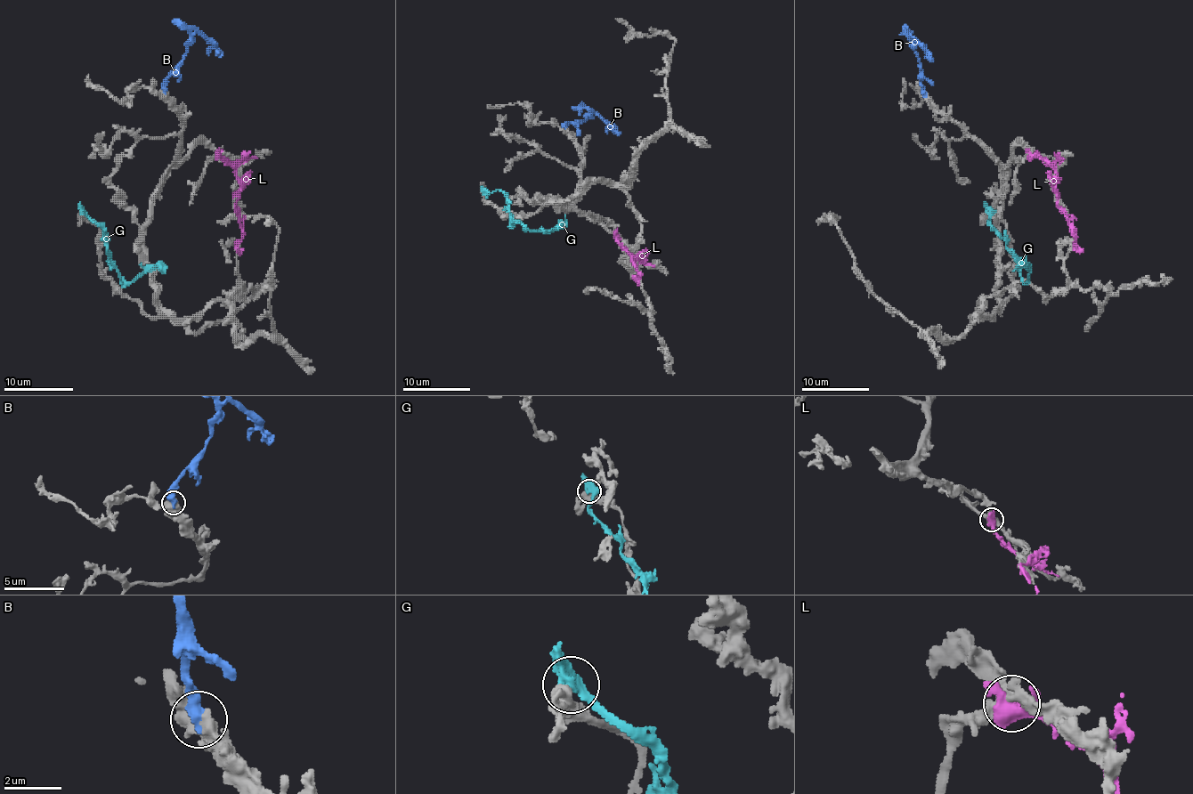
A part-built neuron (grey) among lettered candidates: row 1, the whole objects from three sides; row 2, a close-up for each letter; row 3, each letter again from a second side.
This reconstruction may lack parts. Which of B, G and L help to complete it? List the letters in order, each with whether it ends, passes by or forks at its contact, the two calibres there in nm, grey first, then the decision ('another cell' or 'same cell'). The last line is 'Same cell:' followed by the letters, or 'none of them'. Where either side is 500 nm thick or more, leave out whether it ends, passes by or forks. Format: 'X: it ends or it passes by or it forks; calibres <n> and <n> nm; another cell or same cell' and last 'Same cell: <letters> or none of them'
B: calibres 360 and 500 nm; same cell
G: calibres 500 and 480 nm; another cell
L: calibres 360 and 500 nm; another cell
Same cell: B

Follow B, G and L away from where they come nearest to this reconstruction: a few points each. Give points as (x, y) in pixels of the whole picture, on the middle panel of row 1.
B: (564, 126), (568, 124), (581, 122), (596, 113), (619, 135)
G: (485, 190), (499, 189), (506, 196), (509, 214), (524, 226), (539, 231), (555, 230), (564, 214)
L: (615, 235), (615, 239), (634, 258), (637, 256), (634, 262), (639, 277), (636, 277), (637, 282)

